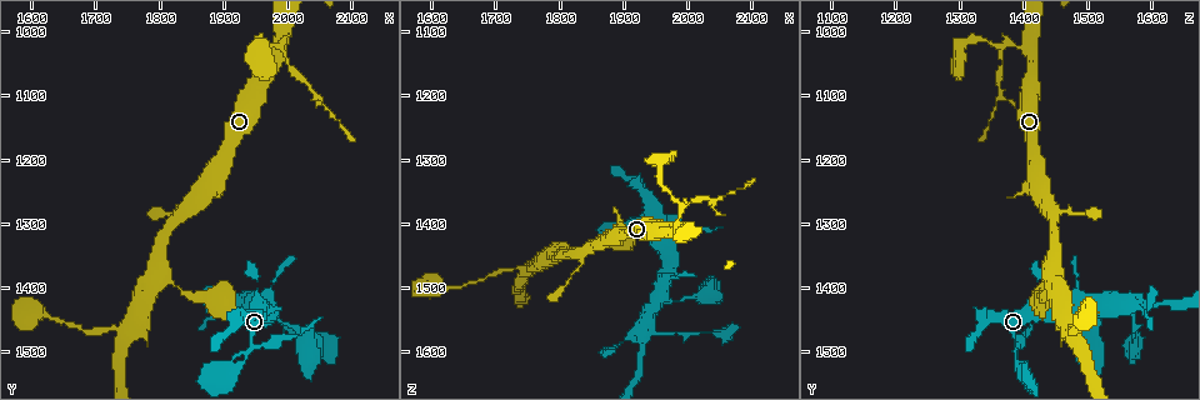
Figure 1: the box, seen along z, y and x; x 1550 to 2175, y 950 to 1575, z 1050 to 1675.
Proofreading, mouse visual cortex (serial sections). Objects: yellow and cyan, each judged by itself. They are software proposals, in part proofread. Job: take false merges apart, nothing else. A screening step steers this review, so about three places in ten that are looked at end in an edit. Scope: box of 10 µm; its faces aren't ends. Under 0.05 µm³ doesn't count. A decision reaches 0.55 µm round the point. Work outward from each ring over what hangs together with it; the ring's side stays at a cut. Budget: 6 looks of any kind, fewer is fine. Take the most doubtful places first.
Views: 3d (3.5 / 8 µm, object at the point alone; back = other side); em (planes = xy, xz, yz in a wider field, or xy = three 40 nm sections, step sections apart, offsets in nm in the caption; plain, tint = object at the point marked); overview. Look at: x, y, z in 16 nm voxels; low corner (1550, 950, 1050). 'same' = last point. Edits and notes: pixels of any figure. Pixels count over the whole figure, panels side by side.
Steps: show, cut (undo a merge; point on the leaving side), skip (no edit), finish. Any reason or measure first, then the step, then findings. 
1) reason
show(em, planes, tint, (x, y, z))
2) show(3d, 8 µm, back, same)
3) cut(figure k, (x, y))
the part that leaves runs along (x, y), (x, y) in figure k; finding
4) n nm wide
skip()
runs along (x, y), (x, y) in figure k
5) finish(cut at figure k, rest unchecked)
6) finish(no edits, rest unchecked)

thick turns thin
show(3d, 3.5 µm, back, (1980, 1020, 1355))

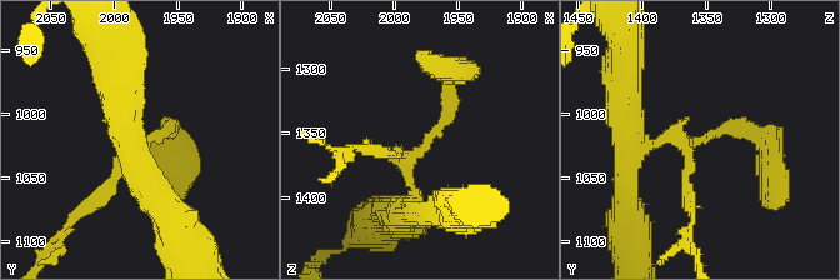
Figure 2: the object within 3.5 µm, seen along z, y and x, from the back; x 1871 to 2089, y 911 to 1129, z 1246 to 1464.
show(em, xy, step 1, tint, (1976, 1020, 1352))

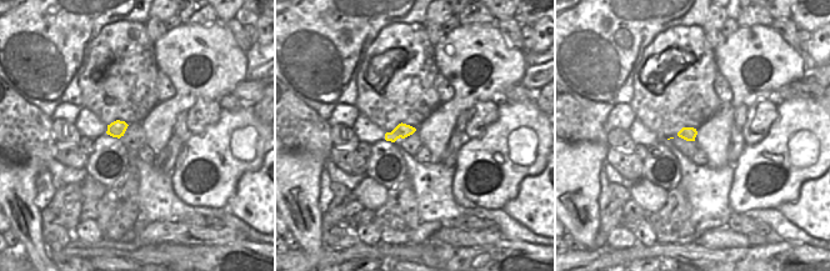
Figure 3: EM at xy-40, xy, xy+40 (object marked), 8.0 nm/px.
cut(figure 2, (99, 200))
the part that leaves runs along (116, 163), (108, 190), (43, 259) in figure 2; two cells meet here

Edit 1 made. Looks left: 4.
show(overview)

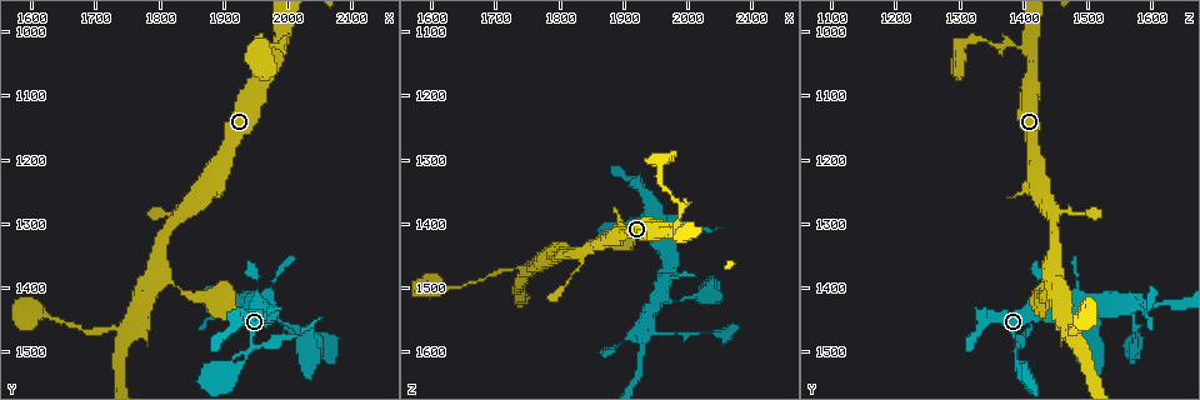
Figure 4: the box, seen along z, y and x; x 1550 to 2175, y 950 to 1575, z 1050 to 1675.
thin arm on a thick one
show(3d, 3.5 µm, (1915, 1425, 1575))

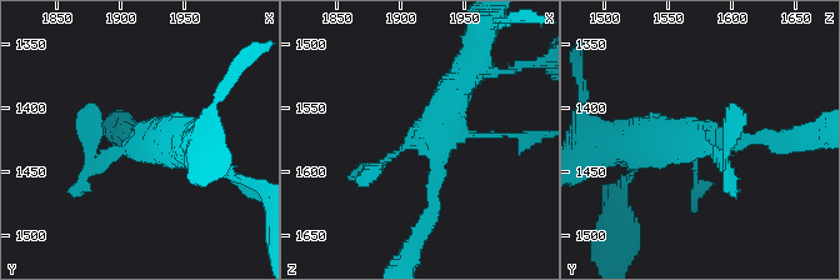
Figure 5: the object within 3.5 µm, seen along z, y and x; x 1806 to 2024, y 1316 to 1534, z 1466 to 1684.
need the tissue
show(em, xy, step 2, tint, (1914, 1430, 1572))

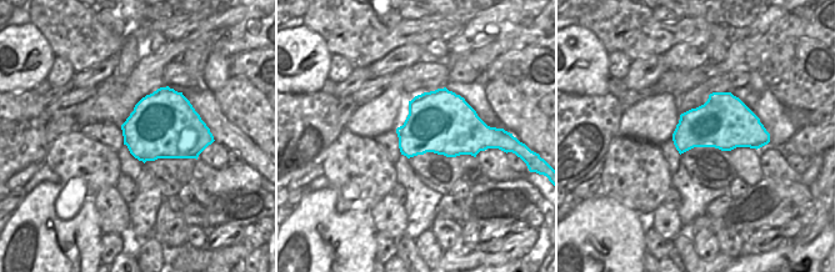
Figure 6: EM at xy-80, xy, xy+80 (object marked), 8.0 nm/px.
skip()
runs along (469, 70), (445, 121), (373, 173) in figure 5; all the same cell

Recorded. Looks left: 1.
finish(cut at figure 2, rest unchecked)

